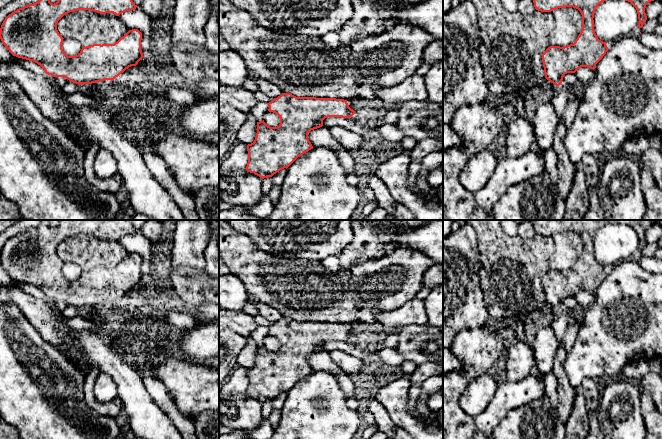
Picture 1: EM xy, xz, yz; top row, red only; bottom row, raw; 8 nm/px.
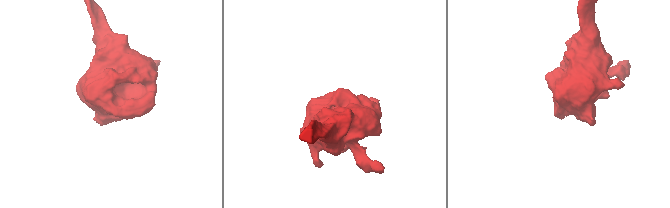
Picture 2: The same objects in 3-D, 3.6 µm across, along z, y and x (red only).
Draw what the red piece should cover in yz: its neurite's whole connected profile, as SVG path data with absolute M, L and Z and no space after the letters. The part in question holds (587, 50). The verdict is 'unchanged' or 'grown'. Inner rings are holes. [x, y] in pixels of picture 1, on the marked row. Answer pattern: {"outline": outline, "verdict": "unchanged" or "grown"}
{"outline": "M533 0L536 10L551 12L558 8L573 7L582 15L582 30L573 44L550 46L542 54L545 78L559 86L567 73L575 73L581 67L595 69L608 51L606 42L598 39L594 30L594 13L606 0Z", "verdict": "unchanged"}

